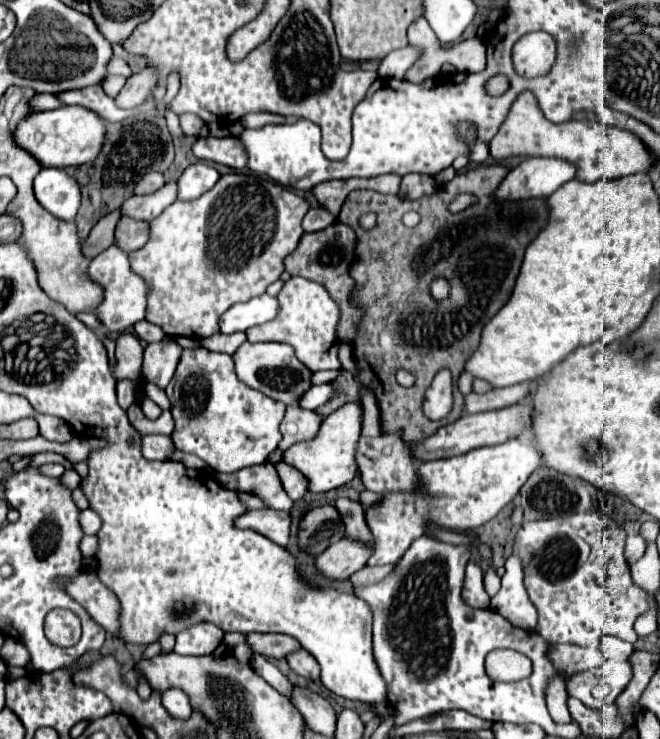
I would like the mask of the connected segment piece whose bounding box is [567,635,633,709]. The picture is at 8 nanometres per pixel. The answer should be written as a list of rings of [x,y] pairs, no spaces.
[[[605,635],[601,641],[601,649],[605,655],[605,663],[597,669],[597,677],[593,673],[575,673],[567,679],[567,691],[575,699],[583,701],[587,707],[593,709],[605,709],[605,705],[613,705],[617,695],[627,687],[631,681],[631,667],[629,667],[629,655],[633,653],[633,645],[627,641],[621,641],[619,637]]]

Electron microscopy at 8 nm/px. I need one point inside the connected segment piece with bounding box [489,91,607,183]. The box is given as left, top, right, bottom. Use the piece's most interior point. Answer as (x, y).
(526, 132)

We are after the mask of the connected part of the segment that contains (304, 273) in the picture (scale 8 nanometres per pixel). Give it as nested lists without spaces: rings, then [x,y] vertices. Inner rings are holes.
[[[337,221],[323,231],[305,233],[301,237],[297,249],[291,253],[291,257],[285,259],[285,271],[289,271],[291,275],[299,275],[299,277],[305,277],[309,281],[317,281],[317,283],[325,285],[329,295],[339,303],[341,321],[339,321],[339,327],[337,327],[337,337],[343,343],[351,343],[355,339],[355,325],[361,317],[361,309],[357,309],[351,303],[353,279],[349,277],[349,267],[351,267],[351,261],[355,259],[355,255],[353,255],[355,243],[357,243],[357,239],[355,239],[353,229]]]

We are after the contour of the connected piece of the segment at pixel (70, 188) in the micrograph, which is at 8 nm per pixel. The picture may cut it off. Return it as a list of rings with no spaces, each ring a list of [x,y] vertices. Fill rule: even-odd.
[[[41,169],[35,177],[33,191],[37,201],[55,217],[73,221],[81,203],[81,191],[73,177],[63,169]]]

